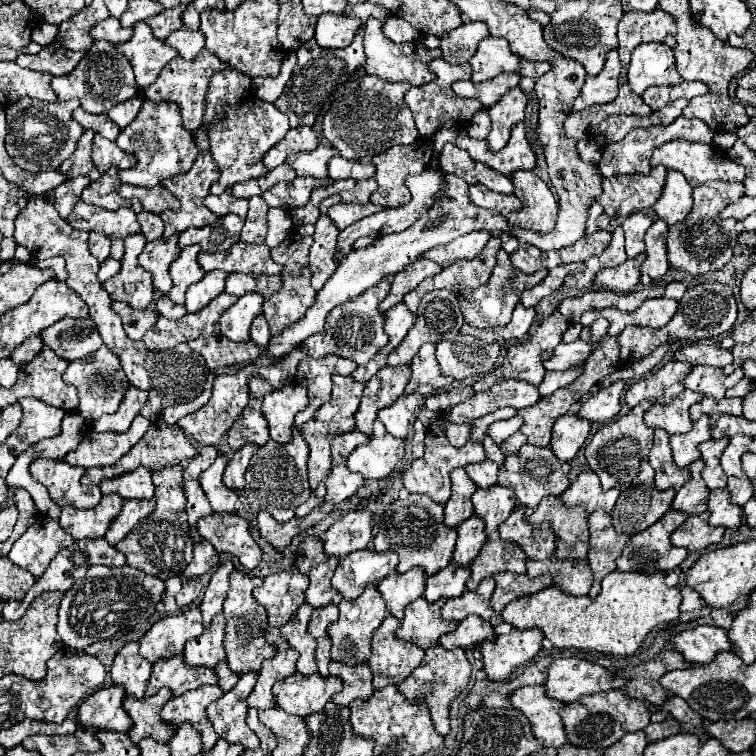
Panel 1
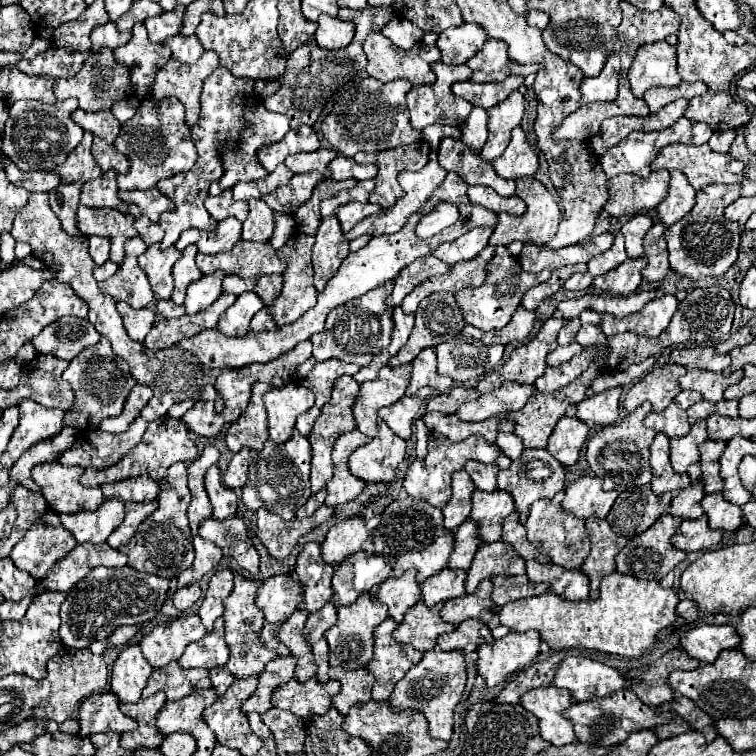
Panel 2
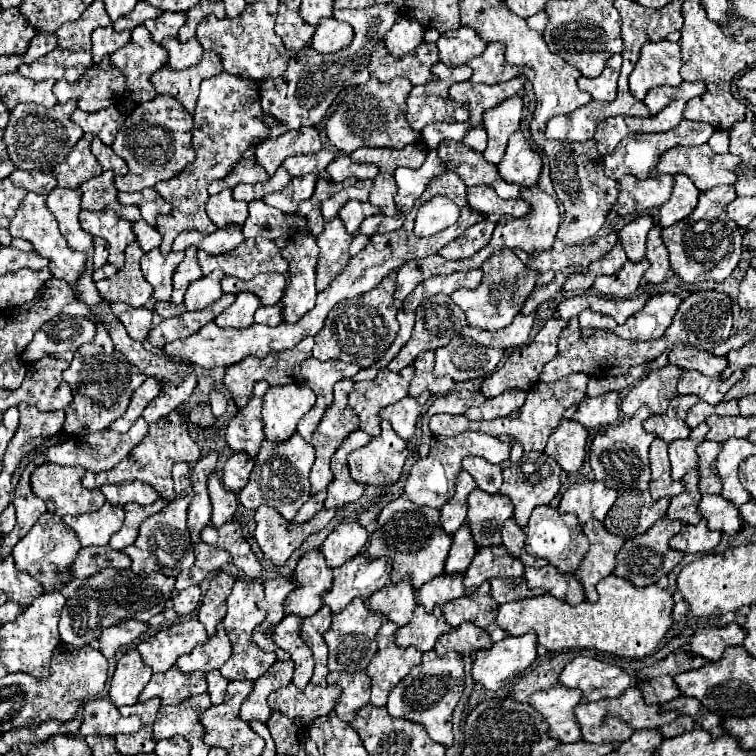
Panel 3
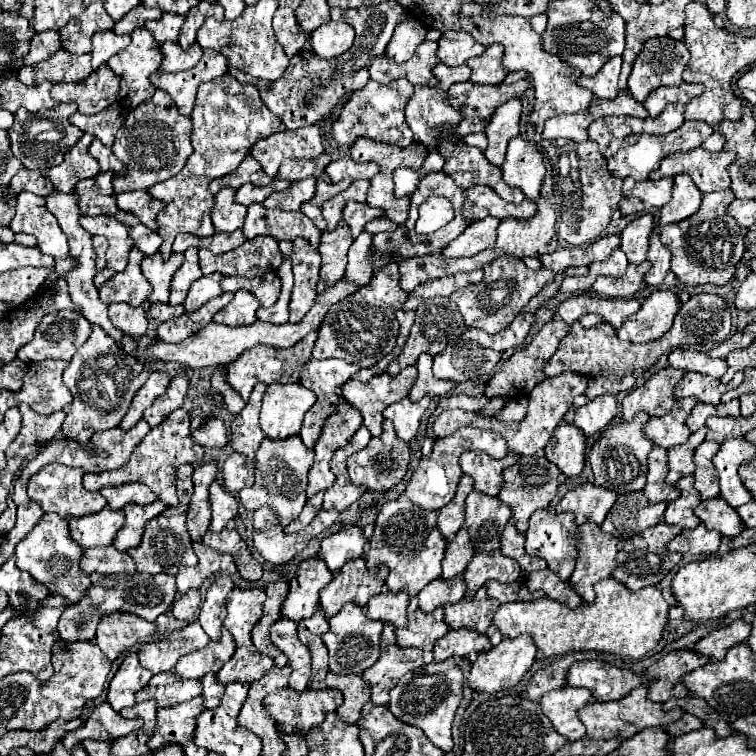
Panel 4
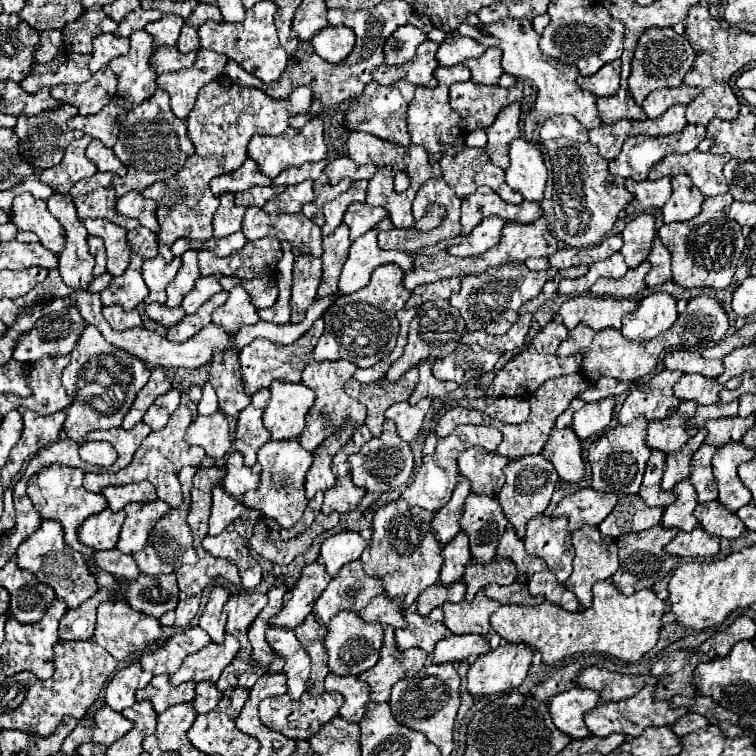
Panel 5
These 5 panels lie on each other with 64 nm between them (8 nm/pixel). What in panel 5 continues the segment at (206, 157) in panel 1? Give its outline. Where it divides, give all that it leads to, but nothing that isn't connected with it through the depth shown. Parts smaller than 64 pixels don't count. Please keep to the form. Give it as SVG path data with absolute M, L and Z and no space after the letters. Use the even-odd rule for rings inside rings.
M220 76L214 82L206 84L198 92L196 106L186 120L190 140L196 148L184 168L164 182L156 182L142 194L158 202L158 240L160 240L160 254L170 262L174 254L170 246L180 238L188 236L194 240L208 240L212 238L212 216L218 206L218 198L210 192L210 180L214 176L222 176L234 172L244 160L248 158L248 142L256 134L282 134L288 128L290 114L304 114L312 104L312 92L308 88L298 88L286 98L286 102L276 102L266 98L260 88L242 88L236 86L228 76Z

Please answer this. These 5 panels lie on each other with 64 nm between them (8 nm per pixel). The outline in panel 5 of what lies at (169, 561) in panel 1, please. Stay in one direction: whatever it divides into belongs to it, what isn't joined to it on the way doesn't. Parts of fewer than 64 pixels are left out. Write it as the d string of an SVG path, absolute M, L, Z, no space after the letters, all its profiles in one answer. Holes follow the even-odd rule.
M184 466L184 468L178 472L178 480L180 480L182 494L184 494L182 506L170 510L168 514L164 514L164 516L154 524L154 528L150 530L150 536L148 536L148 542L146 542L144 550L132 554L142 574L150 574L150 576L172 574L172 572L176 572L182 564L196 564L196 562L198 562L196 550L194 550L194 546L192 546L192 532L190 532L190 528L188 528L188 522L186 522L186 516L188 516L188 510L190 510L190 488L192 488L192 476L194 476L194 474L196 474L196 468L194 468L194 466Z

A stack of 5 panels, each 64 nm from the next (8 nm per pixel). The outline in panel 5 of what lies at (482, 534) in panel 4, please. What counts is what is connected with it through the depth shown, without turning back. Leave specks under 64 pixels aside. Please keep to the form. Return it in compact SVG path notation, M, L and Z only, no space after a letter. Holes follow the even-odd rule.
M472 492L466 498L460 526L470 538L472 556L480 562L490 562L496 554L496 546L508 526L508 520L496 498Z

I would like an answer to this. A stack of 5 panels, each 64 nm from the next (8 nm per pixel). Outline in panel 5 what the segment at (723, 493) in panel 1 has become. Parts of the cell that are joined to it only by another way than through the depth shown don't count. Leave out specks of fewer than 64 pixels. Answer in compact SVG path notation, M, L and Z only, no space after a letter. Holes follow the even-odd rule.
M718 500L698 504L694 510L694 516L698 518L700 526L712 536L732 540L746 530L742 520L736 514L732 514L728 508L724 508Z

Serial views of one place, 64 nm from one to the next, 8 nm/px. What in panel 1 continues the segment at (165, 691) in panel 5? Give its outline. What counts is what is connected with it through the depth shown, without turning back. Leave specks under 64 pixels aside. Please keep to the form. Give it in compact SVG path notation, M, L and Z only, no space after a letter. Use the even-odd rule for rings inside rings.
M178 654L172 658L160 658L160 662L154 662L146 696L154 696L164 686L168 686L174 692L174 696L178 696L188 690L196 690L204 684L216 684L216 682L218 682L218 676L214 668L190 666L184 662L184 656Z

